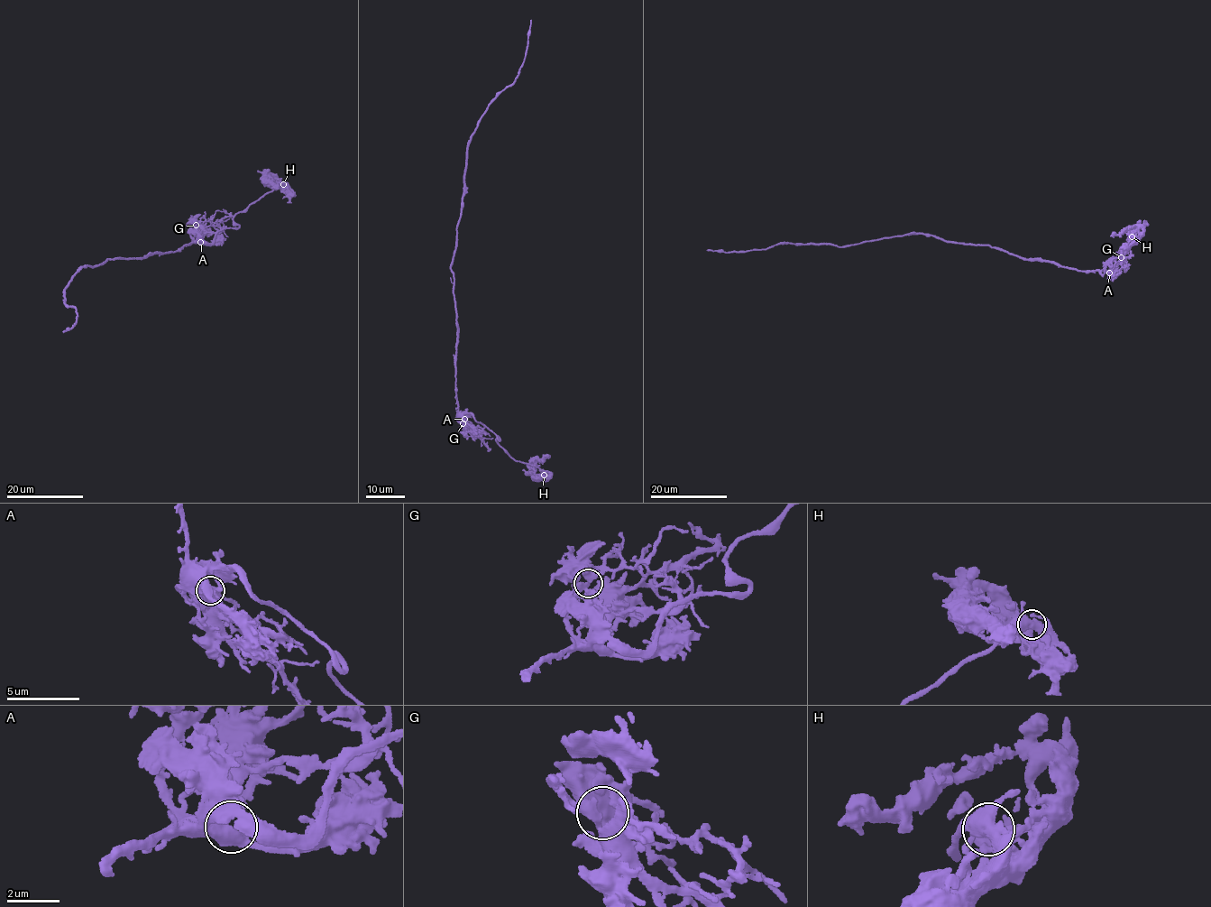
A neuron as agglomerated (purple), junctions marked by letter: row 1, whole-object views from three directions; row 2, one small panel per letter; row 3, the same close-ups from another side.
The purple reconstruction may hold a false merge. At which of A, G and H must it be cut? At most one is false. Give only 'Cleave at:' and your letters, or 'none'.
Cleave at: none

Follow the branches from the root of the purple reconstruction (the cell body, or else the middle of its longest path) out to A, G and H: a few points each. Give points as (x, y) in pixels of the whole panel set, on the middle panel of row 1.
A: (451, 269), (457, 328), (455, 393), (458, 411), (464, 419)
G: (451, 269), (457, 328), (456, 418), (463, 423)
H: (451, 269), (458, 410), (473, 414), (494, 432), (508, 454), (544, 475)

